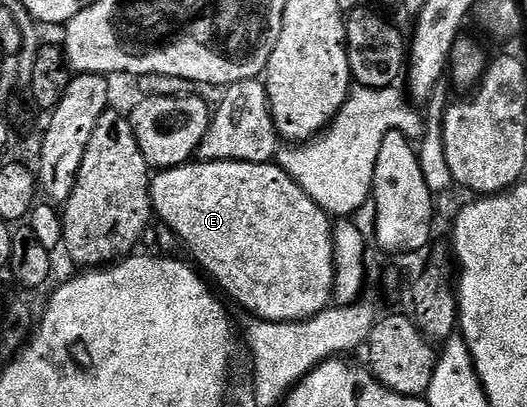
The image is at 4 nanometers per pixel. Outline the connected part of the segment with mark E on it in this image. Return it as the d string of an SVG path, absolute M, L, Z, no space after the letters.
M197 160L188 164L180 164L174 168L158 171L152 177L150 196L153 199L156 219L173 228L180 243L193 251L194 257L192 256L192 259L204 269L208 279L214 285L219 284L229 294L228 299L230 301L233 299L235 303L242 304L248 315L260 320L281 323L283 321L309 319L330 307L331 301L334 299L333 279L336 278L336 270L333 265L333 224L331 217L282 170L280 164L255 160Z

